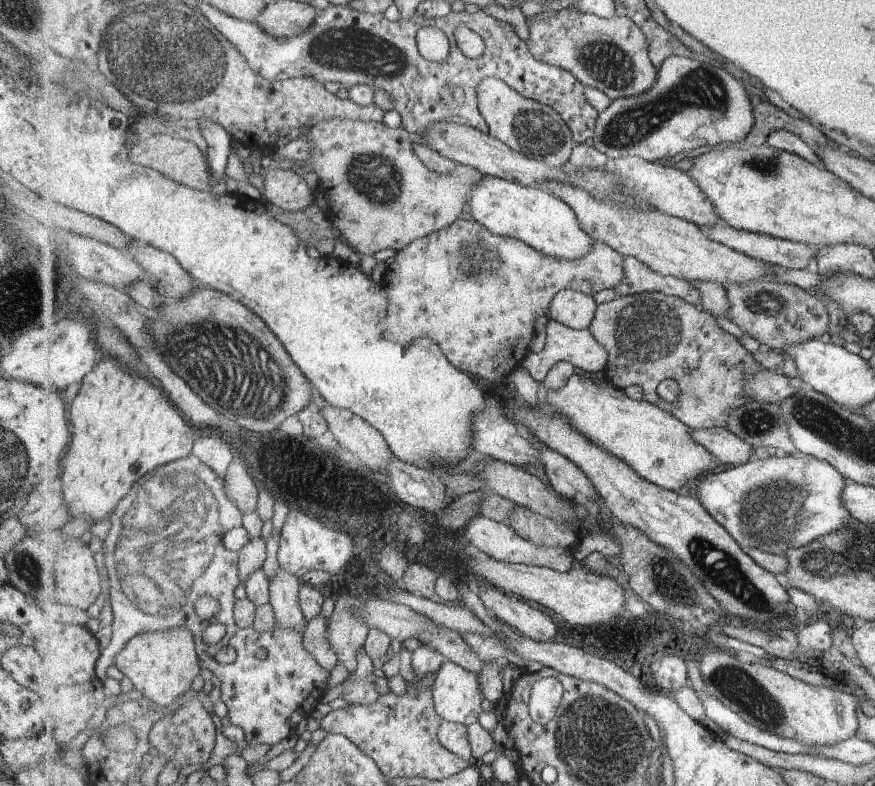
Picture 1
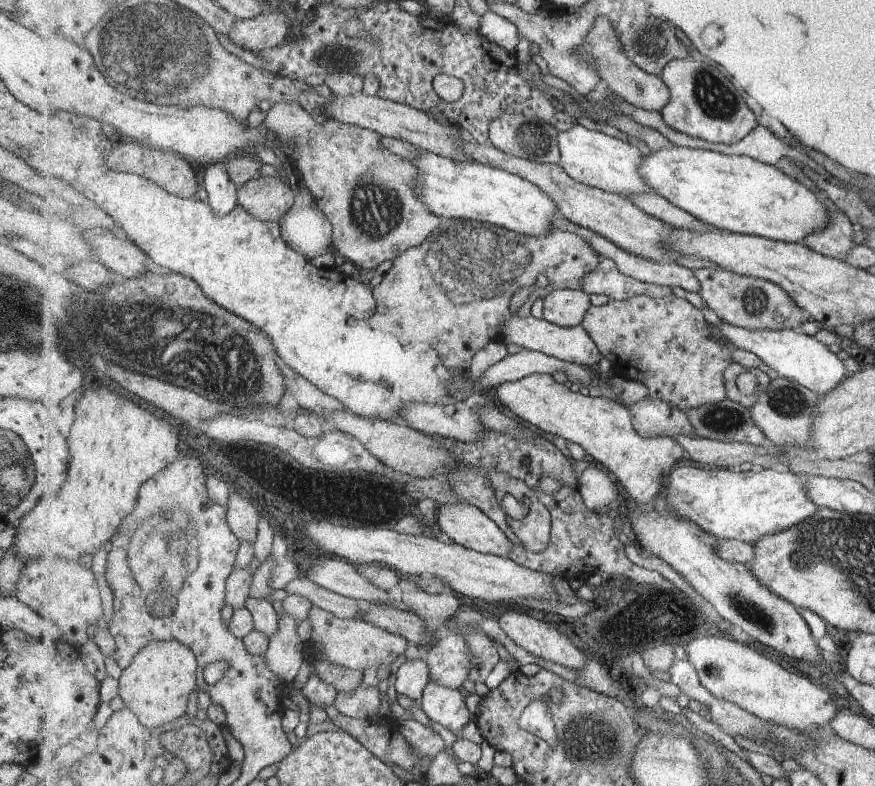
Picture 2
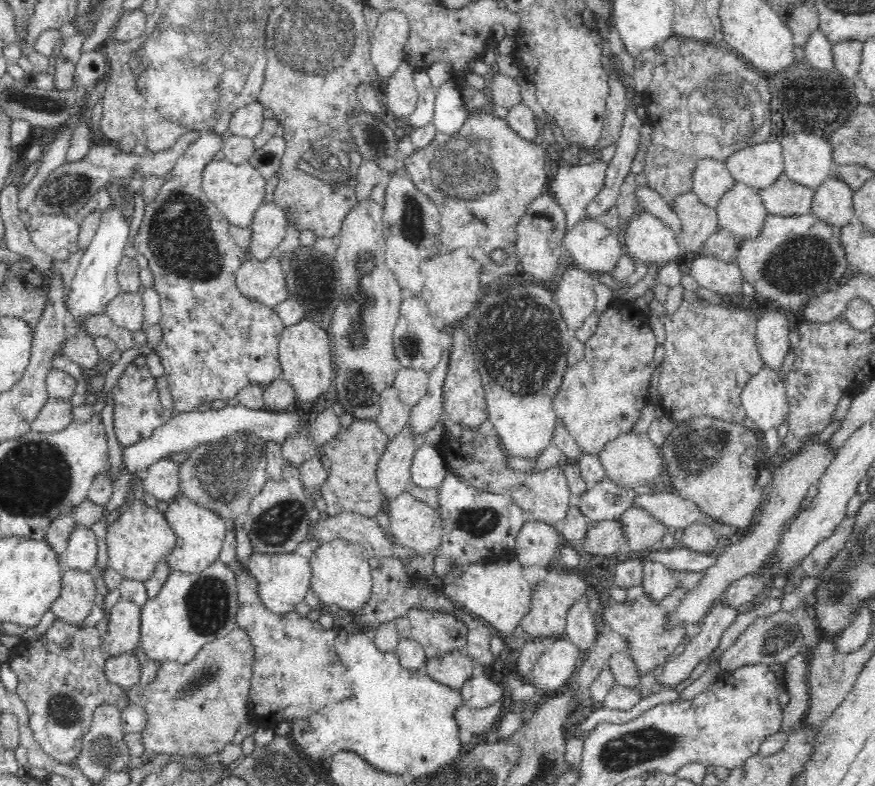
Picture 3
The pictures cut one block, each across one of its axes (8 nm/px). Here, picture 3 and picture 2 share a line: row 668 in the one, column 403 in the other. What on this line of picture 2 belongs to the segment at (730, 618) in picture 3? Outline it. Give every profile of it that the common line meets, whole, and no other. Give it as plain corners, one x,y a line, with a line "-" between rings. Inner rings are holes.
425,653
418,659
405,661
396,674
395,688
412,700
415,704
421,704
424,688
428,685
430,678
430,666

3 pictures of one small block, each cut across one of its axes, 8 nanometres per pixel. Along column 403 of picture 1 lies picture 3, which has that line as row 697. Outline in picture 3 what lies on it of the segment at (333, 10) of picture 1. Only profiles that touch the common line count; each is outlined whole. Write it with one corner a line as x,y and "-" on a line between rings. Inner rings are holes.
69,623
68,626
70,630
64,642
70,642
72,648
64,648
62,644
50,644
50,640
44,638
46,646
26,646
20,642
12,650
9,658
10,668
17,676
17,695
26,704
34,740
50,758
61,763
75,761
81,754
84,735
89,731
93,712
99,705
113,705
122,709
129,704
126,692
118,685
112,684
105,675
103,668
107,654
101,646
102,640
97,628
78,628
78,625

